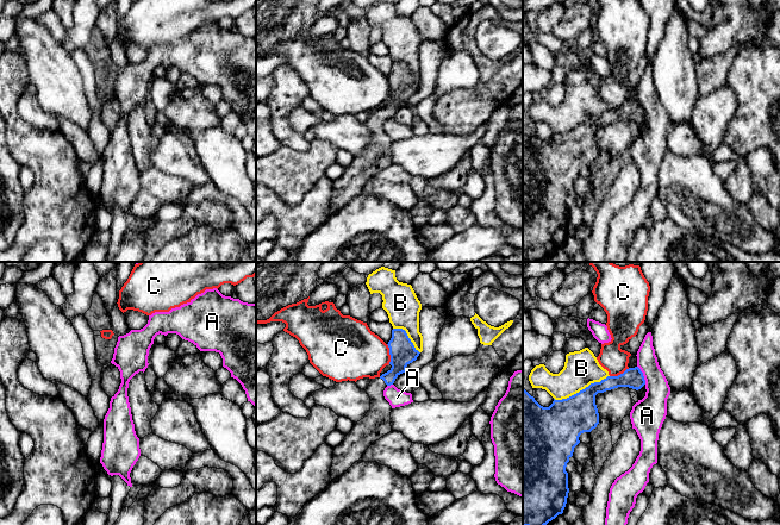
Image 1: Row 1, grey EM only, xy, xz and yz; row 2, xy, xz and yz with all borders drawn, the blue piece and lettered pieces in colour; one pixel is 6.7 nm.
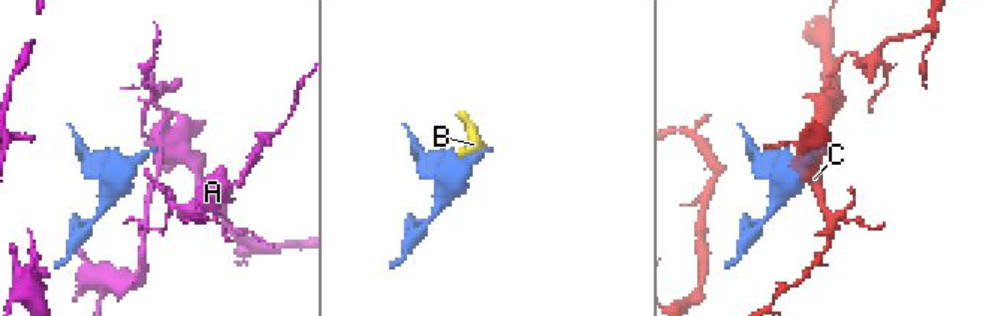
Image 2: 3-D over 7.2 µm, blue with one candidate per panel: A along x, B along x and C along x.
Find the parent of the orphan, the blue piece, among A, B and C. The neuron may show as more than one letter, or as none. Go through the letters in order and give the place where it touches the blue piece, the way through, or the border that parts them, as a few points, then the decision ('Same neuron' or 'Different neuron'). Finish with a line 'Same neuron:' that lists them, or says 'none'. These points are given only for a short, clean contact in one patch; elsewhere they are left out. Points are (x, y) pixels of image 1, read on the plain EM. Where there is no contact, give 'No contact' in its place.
A: Touches blue at yz (642, 108). Boundary: yz (637, 99), (646, 117). Different neuron
B: Touches blue at yz (582, 123). Different neuron
C: Touches blue at xz (390, 87). Boundary: xz (386, 77), (390, 85), (390, 97). Different neuron
Same neuron: none

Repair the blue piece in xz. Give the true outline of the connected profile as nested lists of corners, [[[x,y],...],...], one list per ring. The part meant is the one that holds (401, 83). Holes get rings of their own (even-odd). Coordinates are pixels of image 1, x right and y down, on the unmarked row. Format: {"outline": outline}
{"outline": [[[393,62],[388,75],[392,101],[380,111],[372,112],[366,125],[370,131],[370,143],[363,152],[354,156],[352,163],[345,168],[343,175],[333,181],[333,193],[330,210],[332,213],[341,210],[364,185],[376,174],[392,164],[392,139],[383,130],[387,119],[406,106],[406,100],[417,93],[419,85],[414,81],[407,67],[403,62]]]}

